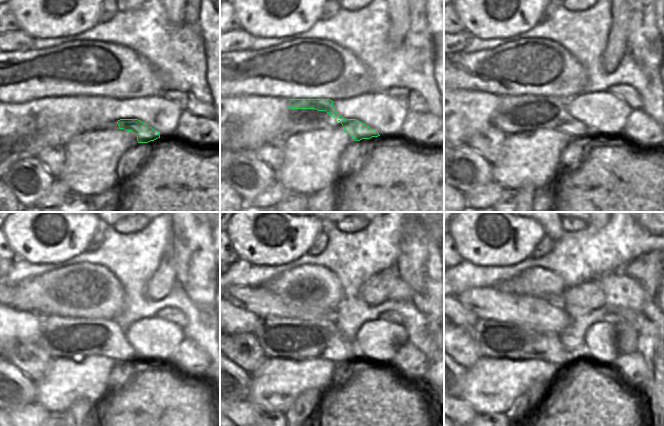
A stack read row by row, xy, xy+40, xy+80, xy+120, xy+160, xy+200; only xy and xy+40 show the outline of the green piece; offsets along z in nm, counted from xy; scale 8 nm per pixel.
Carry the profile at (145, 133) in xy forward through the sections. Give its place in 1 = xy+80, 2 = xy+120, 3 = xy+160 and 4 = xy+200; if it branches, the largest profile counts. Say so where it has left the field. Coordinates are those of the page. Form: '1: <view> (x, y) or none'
1: xy+80 (578, 130)
2: xy+120 (109, 328)
3: xy+160 (319, 326)
4: xy+200 (519, 327)

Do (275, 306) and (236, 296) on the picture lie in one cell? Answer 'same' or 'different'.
same

